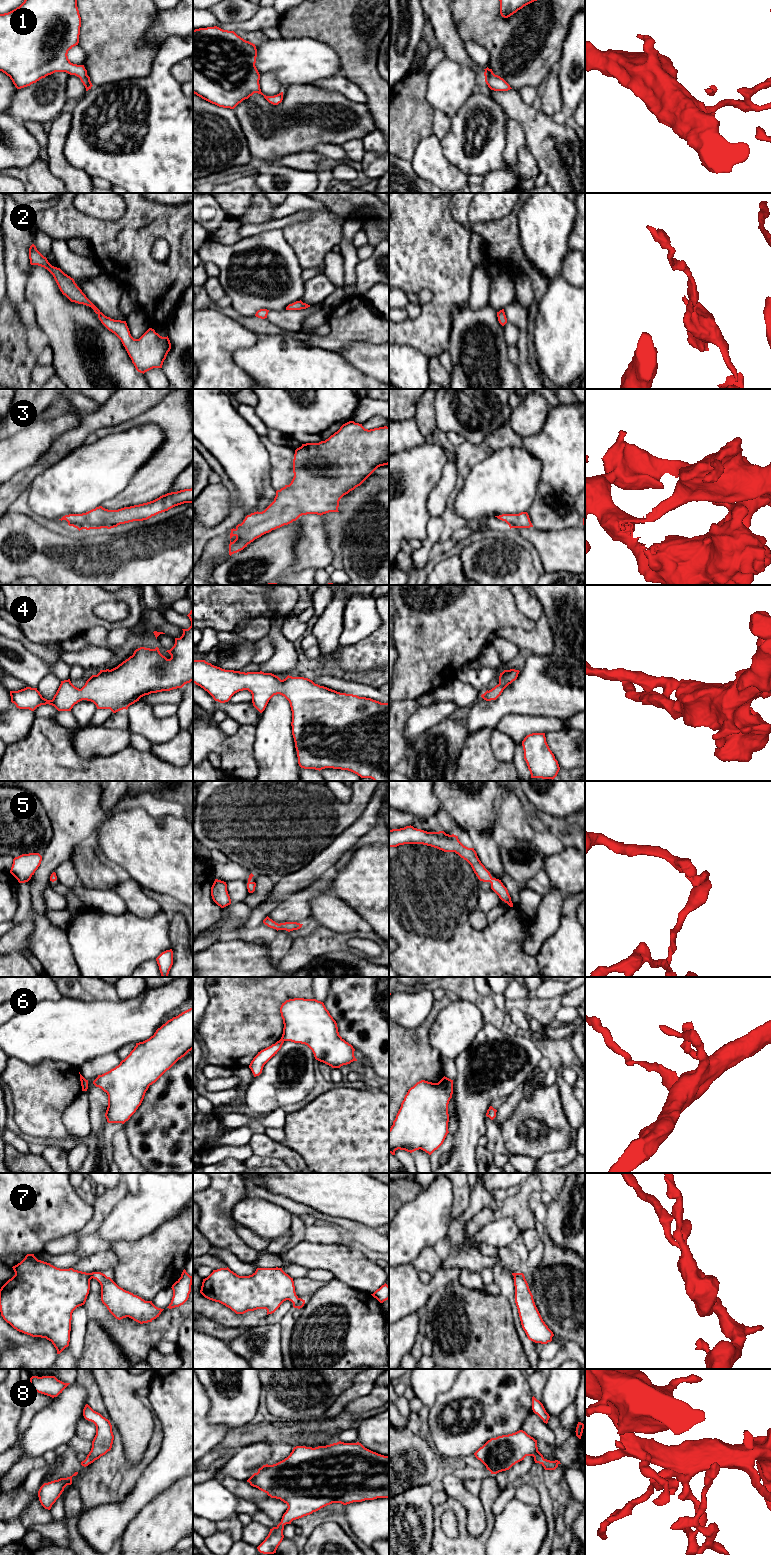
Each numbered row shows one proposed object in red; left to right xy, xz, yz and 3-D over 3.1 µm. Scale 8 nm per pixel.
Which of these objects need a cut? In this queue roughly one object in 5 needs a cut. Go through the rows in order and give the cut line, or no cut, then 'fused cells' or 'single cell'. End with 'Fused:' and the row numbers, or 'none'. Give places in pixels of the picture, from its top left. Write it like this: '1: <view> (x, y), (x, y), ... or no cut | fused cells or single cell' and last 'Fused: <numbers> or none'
1: no cut | single cell
2: no cut | single cell
3: no cut | single cell
4: no cut | single cell
5: no cut | single cell
6: xz (281, 1038), (283, 1041) | fused cells
7: no cut | single cell
8: no cut | single cell
Fused: 6

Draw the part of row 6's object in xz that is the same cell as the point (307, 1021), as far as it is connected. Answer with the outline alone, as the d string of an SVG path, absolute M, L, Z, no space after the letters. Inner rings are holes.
M294 998L280 1007L283 1019L283 1041L307 1045L316 1060L332 1068L357 1061L355 1049L338 1032L336 1021L323 1002L316 999Z

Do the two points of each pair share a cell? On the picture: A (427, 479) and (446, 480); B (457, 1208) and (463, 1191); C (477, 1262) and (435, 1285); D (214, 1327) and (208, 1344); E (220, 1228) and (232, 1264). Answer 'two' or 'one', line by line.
A: two
B: one
C: two
D: two
E: two

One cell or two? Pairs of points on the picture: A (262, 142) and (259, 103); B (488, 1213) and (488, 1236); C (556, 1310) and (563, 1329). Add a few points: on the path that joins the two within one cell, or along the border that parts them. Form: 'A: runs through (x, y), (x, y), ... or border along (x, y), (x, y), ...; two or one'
A: runs through (262, 132), (262, 122), (259, 119), (259, 113); one
B: border along (499, 1215), (486, 1223), (473, 1236), (468, 1236); two
C: runs through (561, 1315), (563, 1317), (563, 1324); one

